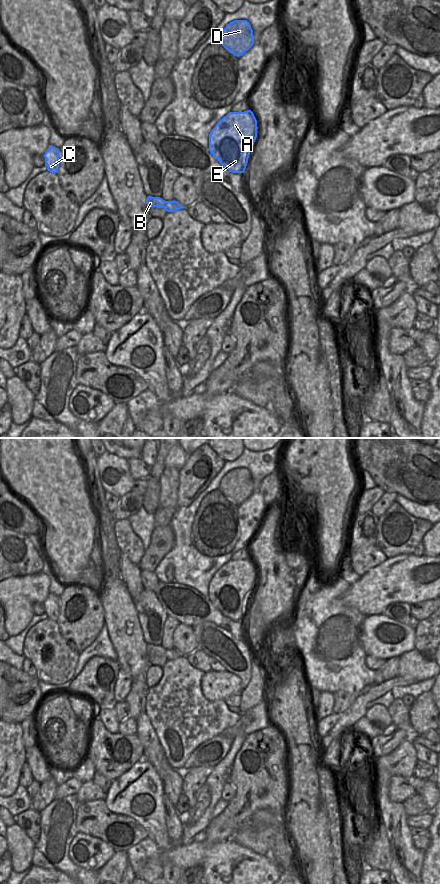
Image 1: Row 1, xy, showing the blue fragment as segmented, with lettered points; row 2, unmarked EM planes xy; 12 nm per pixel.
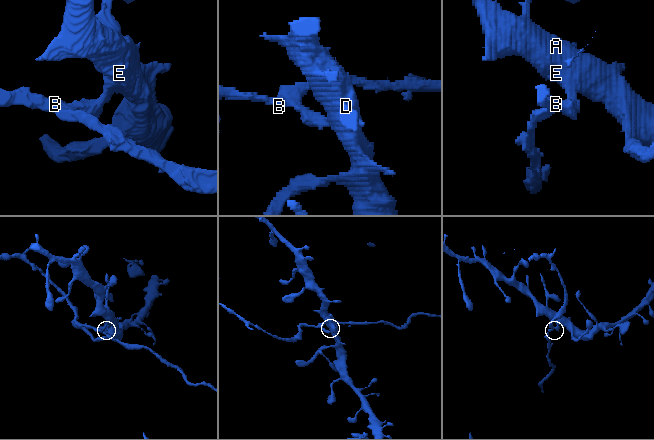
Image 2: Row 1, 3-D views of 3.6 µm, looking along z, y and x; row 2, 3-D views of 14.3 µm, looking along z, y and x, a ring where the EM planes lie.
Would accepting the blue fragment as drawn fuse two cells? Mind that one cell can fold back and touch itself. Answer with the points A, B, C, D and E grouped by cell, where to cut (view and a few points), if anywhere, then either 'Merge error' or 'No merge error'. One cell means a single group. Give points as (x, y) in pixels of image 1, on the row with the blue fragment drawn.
Groups: A D E / B C. Split along xy (172, 201), (179, 208). Merge error

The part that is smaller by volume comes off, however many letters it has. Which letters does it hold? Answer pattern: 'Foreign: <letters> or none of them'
Foreign: B, C

